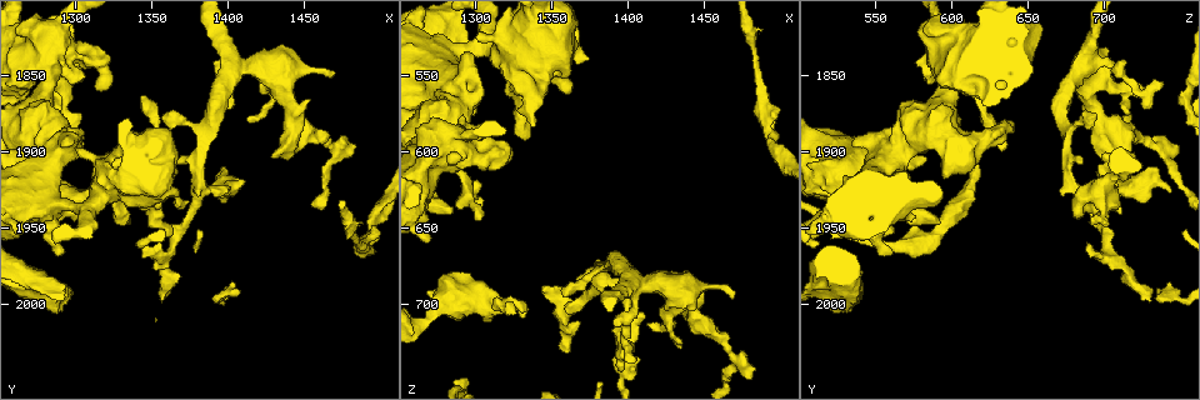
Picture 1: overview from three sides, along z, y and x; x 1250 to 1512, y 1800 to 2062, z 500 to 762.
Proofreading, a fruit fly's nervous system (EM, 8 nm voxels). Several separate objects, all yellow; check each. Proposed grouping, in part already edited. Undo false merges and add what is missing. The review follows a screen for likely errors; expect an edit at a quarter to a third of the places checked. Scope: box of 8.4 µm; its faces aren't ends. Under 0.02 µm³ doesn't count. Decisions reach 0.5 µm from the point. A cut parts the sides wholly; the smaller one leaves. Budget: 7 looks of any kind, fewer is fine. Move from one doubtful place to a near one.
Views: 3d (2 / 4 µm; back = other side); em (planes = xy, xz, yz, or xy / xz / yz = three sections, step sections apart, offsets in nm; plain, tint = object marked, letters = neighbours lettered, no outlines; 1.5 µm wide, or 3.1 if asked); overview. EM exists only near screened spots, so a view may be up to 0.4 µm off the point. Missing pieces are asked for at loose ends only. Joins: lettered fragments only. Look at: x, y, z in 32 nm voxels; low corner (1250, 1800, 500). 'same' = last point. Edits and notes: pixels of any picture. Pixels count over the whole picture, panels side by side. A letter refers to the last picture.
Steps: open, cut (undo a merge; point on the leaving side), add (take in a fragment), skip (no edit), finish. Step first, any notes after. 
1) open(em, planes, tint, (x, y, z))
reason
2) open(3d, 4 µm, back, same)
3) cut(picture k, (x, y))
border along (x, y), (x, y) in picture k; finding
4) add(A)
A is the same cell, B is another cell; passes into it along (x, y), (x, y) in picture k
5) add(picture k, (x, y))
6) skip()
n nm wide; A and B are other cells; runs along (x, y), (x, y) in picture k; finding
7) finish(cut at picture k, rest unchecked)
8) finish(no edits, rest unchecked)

open(em, yz, step 8, tint, (1468, 1894, 734))
a narrow waist

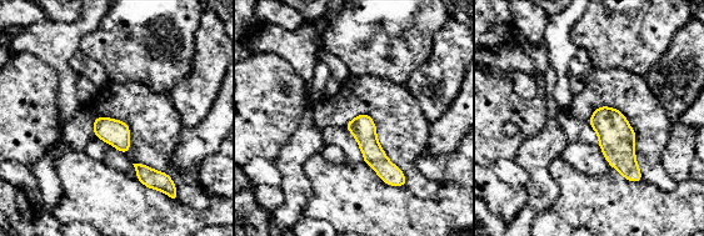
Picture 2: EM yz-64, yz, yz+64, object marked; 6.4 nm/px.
open(em, planes, tint, same)

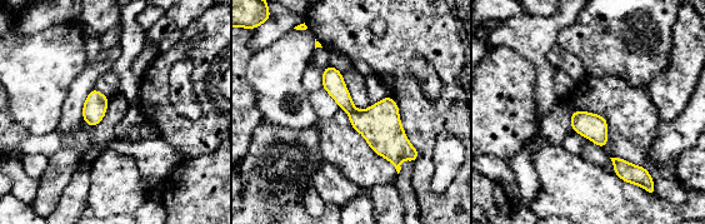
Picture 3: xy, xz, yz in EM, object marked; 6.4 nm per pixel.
open(em, planes, letters, same)
see the neighbours

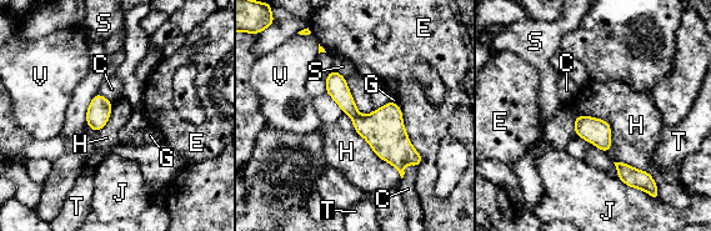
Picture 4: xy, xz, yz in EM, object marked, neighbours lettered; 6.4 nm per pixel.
skip()
170 nm wide; C, E, G, H, J, S, T and V are other cells; runs along (330, 76), (367, 126), (416, 160) in picture 4; all the same neuron

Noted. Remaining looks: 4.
open(em, xz, step 8, tint, (1310, 1942, 710))
free end

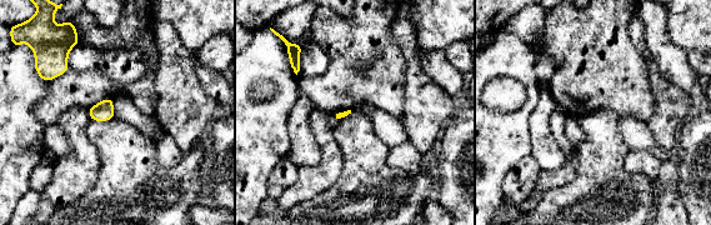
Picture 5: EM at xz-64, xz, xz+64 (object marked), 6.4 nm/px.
open(em, planes, letters, same)
another direction

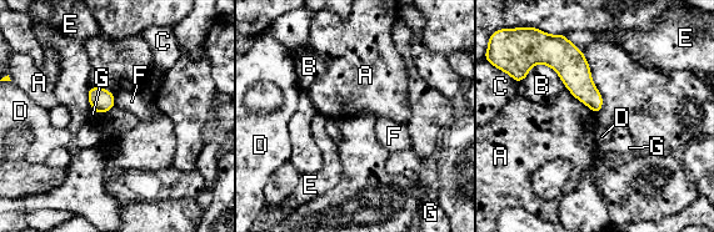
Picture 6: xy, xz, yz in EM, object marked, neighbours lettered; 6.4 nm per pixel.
skip()
A, B, C, D, E, F and G are other cells; border along (565, 86), (575, 97), (595, 112) in picture 6; no lettered fragment goes on from it

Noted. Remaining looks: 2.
open(em, planes, letters, (1302, 1898, 522))
stops while still wide

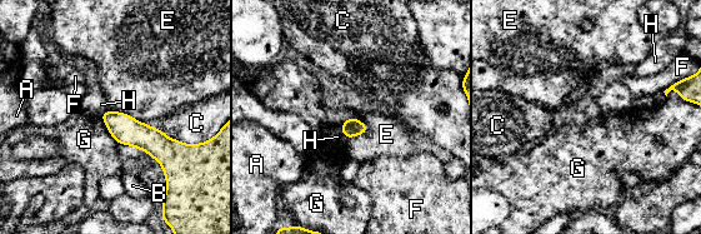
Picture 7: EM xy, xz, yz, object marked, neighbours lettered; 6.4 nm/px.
skip()
A, B, C, E, F, G and H are other cells; runs along (105, 116), (126, 130), (175, 152) in picture 7; no lettered fragment goes on from it

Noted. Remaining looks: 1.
finish(no edits, rest unchecked)

